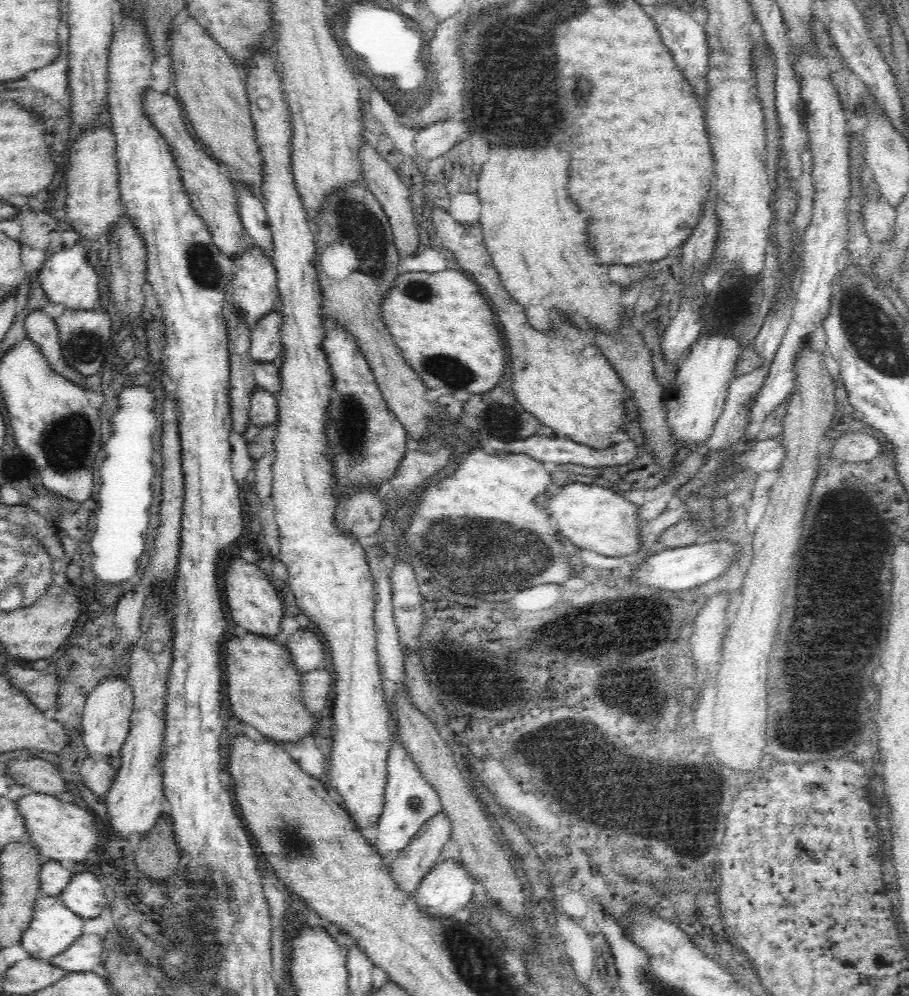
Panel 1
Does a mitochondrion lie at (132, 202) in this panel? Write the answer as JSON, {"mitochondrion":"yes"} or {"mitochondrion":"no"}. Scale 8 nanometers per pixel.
{"mitochondrion":"no"}

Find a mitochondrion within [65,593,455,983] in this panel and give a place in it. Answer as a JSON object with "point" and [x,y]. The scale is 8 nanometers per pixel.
{"point":[294,841]}

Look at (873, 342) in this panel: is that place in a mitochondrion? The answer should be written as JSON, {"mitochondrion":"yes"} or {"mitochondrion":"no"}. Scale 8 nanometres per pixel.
{"mitochondrion":"yes"}

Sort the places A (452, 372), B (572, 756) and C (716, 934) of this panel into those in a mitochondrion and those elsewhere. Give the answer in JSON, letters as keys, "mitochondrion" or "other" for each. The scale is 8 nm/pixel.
{"A":"mitochondrion","B":"mitochondrion","C":"other"}

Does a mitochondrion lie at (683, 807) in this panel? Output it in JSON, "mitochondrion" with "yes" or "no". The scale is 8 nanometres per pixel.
{"mitochondrion":"yes"}

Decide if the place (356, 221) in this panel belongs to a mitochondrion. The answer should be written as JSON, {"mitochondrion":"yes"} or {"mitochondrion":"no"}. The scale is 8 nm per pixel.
{"mitochondrion":"yes"}

